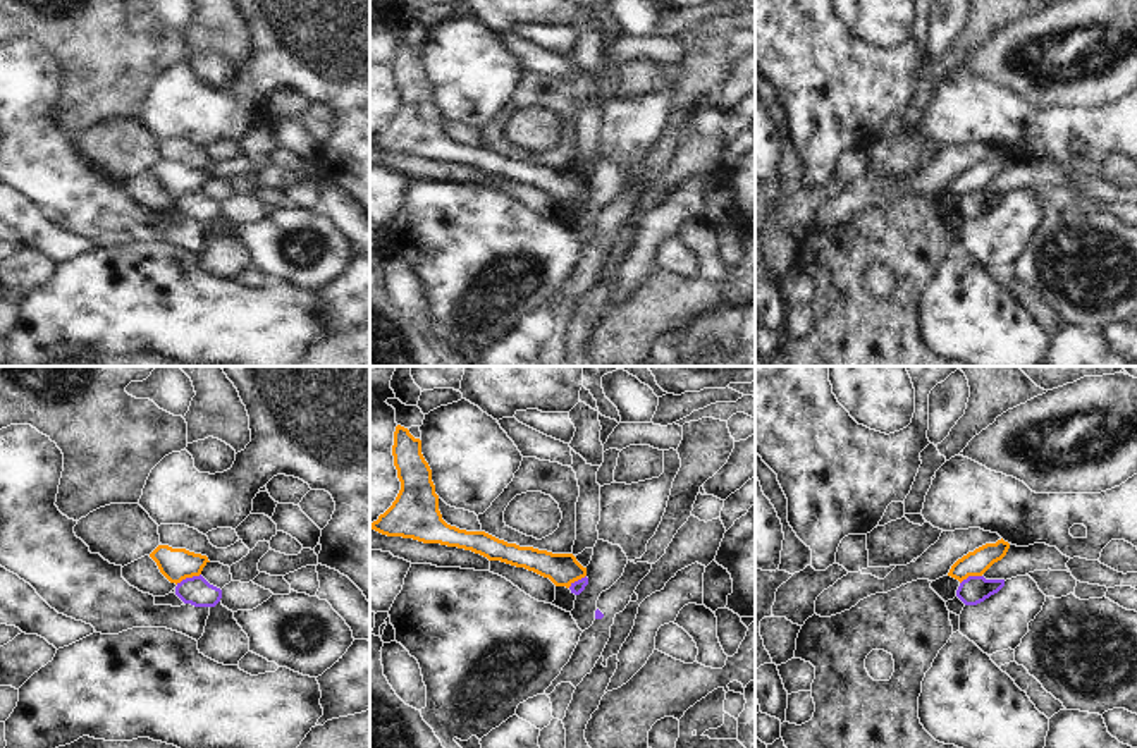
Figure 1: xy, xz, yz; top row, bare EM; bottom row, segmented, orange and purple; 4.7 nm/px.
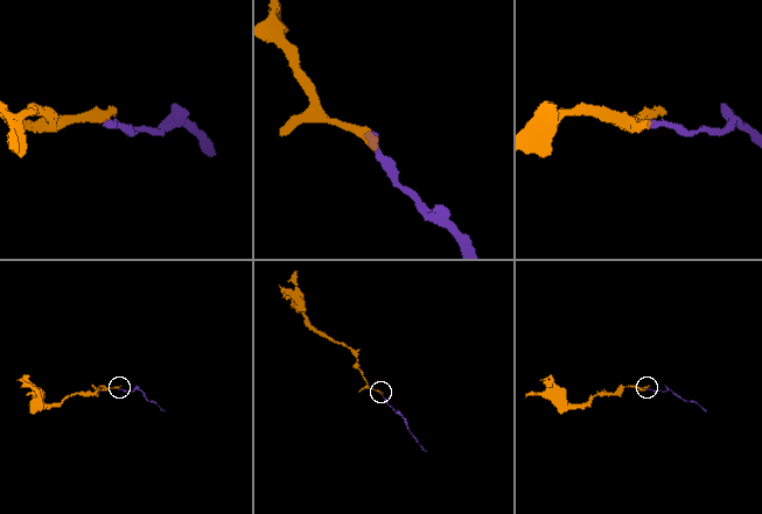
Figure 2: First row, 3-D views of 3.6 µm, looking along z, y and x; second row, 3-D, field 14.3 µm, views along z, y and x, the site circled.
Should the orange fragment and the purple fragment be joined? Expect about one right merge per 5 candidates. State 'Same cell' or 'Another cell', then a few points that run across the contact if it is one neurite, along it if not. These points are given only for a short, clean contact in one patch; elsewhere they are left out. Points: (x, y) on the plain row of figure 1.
Another cell. Line: xy (200, 188), (176, 198)

